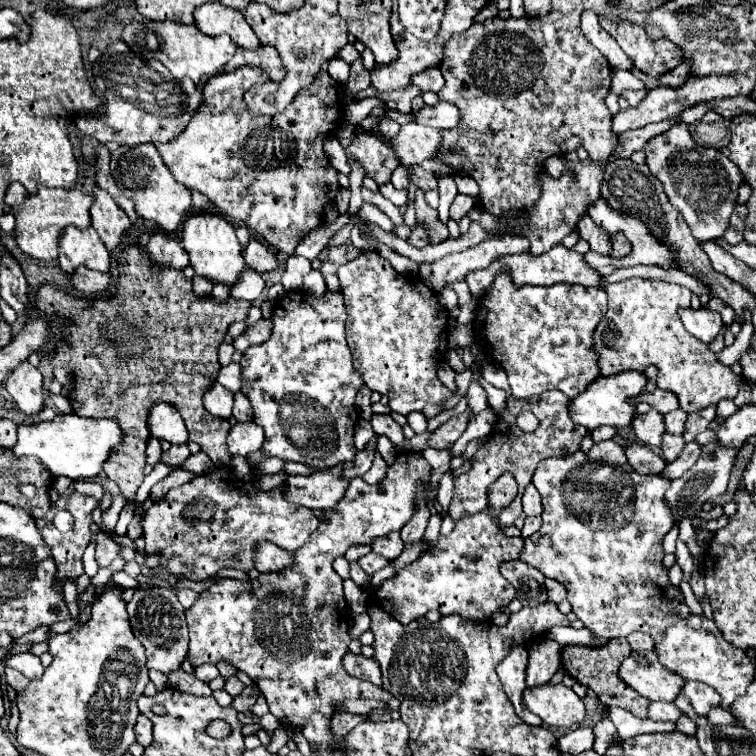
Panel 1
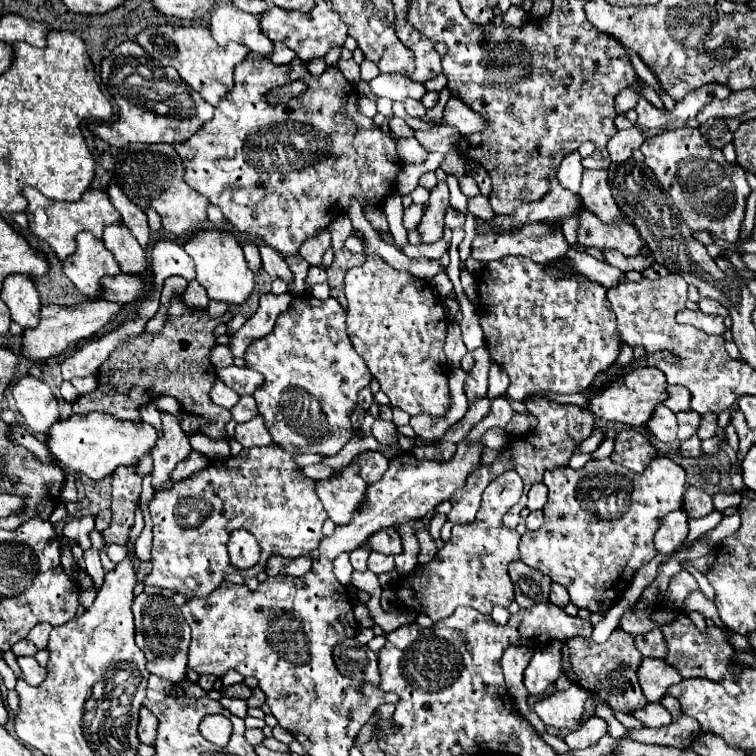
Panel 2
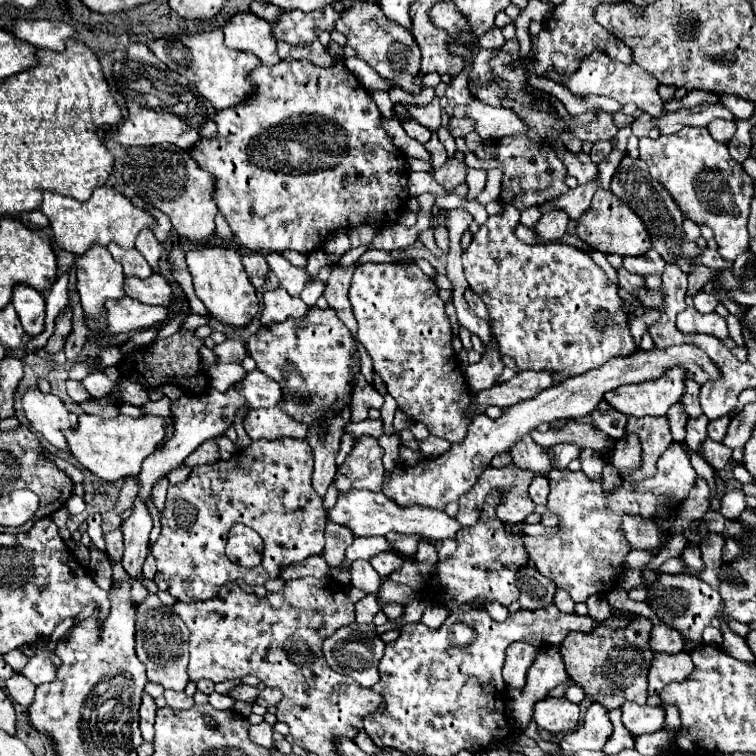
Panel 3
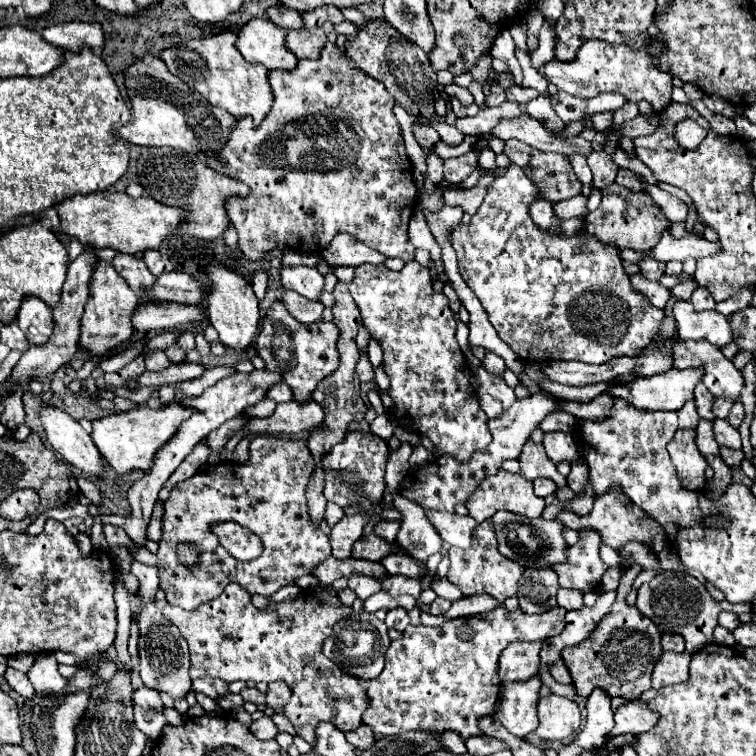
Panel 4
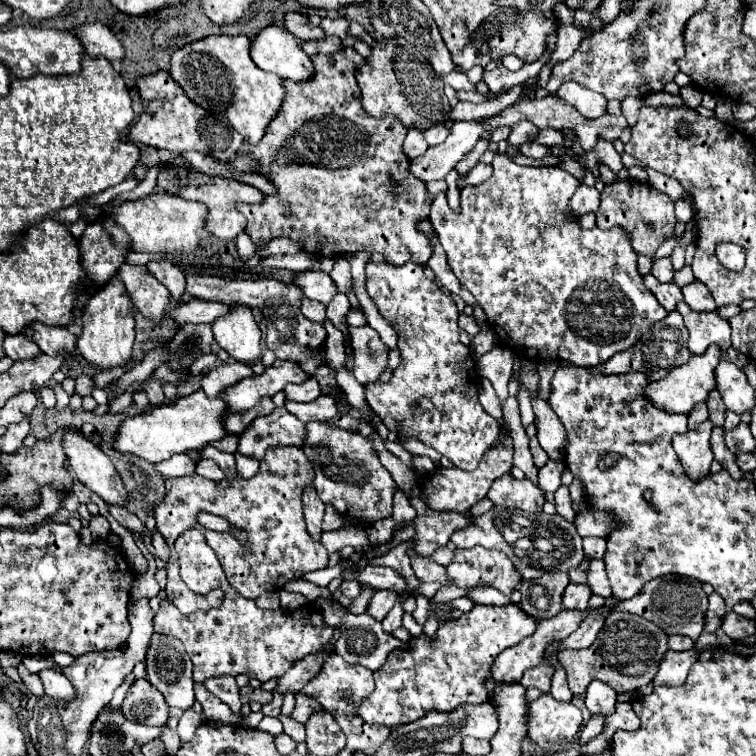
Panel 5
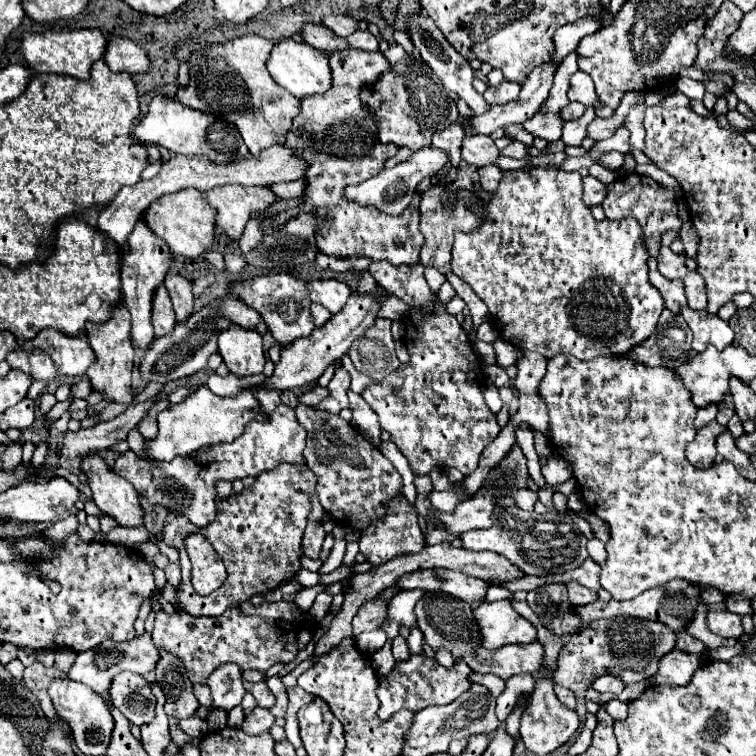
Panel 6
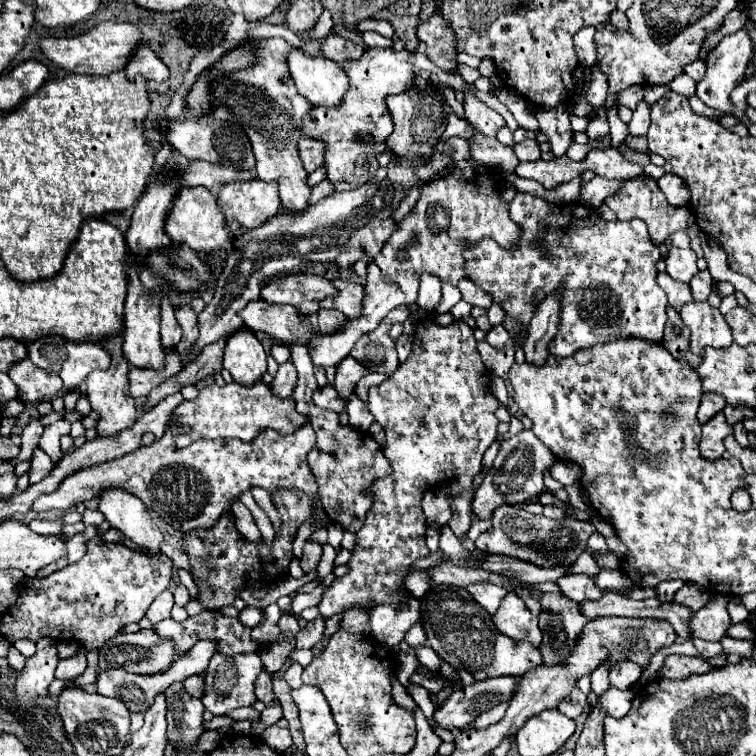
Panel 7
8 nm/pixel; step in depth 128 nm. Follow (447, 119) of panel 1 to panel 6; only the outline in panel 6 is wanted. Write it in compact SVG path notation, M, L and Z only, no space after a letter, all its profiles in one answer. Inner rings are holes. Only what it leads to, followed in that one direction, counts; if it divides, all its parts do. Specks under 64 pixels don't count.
M576 50L570 52L558 68L560 70L554 76L554 86L548 94L548 100L542 104L542 110L536 112L536 116L532 116L532 120L524 122L524 128L532 136L540 136L548 142L560 140L560 136L562 136L564 120L560 120L560 108L564 108L564 104L570 104L566 92L570 86L570 76L578 70L578 52Z

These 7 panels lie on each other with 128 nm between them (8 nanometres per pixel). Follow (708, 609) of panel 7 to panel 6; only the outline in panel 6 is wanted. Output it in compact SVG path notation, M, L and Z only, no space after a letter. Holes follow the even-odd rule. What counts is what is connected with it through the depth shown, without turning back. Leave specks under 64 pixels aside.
M710 610L706 620L708 620L708 628L714 634L724 636L724 638L738 638L744 632L740 616L734 612L728 612L728 610L720 610L720 612Z

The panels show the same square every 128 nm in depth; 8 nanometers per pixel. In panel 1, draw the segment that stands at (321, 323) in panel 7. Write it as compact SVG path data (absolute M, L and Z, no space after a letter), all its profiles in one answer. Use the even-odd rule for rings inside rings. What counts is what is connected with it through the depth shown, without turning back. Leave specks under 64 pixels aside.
M272 316L270 318L260 318L254 326L248 326L238 338L234 338L234 348L238 352L246 352L246 348L266 342L270 332L272 332Z

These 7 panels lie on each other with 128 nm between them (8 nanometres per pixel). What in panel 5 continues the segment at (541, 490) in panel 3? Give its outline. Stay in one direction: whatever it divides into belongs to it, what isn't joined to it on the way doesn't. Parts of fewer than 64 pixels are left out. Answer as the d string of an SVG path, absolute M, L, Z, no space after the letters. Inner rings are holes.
M548 460L546 466L540 468L540 474L538 474L538 484L540 488L550 494L550 492L556 492L558 486L560 486L560 476L562 472L566 470L566 464L562 460Z

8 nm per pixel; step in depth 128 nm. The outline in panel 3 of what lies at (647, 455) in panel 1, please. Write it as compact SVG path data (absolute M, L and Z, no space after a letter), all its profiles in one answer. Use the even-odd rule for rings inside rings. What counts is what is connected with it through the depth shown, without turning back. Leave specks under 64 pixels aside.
M626 436L624 440L616 442L616 448L612 452L610 464L618 470L634 470L640 466L640 444L636 436Z

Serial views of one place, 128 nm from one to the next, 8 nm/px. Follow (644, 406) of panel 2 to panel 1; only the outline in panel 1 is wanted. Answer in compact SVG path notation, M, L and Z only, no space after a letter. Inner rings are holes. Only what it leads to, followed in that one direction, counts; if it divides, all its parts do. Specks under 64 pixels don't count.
M636 370L618 372L612 376L600 376L586 388L584 394L570 400L570 416L576 424L586 426L588 430L594 430L604 424L614 428L626 428L632 424L632 416L636 416L636 406L632 400L640 396L640 392L644 392L646 384L648 384L648 378Z

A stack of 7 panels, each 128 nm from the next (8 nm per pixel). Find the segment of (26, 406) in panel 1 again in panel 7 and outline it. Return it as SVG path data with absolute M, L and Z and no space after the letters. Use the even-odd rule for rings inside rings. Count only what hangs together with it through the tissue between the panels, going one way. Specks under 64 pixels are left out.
M110 488L100 498L100 512L112 528L118 528L134 544L148 550L160 550L164 534L136 496L130 496L122 488Z

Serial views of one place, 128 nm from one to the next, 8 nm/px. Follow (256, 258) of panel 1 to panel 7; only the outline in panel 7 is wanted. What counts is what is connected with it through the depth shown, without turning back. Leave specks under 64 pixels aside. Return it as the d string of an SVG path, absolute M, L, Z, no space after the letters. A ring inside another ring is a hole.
M336 278L334 284L336 284L336 288L340 290L340 294L334 296L336 308L338 308L340 312L344 312L350 320L352 320L352 318L358 318L360 312L362 312L364 286L362 286L362 284L356 284L356 282L346 282L346 280L340 280L340 278Z

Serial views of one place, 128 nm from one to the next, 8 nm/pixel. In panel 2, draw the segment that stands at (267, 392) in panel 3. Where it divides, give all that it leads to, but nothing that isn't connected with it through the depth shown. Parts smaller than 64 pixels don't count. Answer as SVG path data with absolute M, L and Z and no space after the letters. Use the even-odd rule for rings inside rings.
M234 364L224 370L218 370L218 378L222 378L224 384L230 386L240 396L244 396L244 394L252 396L256 392L256 388L260 388L260 384L264 384L264 376L260 376L260 372L250 370L250 368L238 368Z

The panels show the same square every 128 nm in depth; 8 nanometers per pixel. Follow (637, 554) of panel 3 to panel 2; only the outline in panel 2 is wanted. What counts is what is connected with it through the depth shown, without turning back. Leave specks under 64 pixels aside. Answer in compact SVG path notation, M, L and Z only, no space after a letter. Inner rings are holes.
M676 510L664 516L662 524L655 533L654 544L658 554L668 556L672 550L676 550L688 536L688 518L686 512Z

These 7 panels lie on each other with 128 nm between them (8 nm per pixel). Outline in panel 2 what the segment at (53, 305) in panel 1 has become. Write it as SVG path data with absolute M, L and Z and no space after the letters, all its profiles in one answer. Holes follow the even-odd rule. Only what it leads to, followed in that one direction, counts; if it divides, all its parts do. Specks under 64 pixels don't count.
M176 296L170 306L170 318L162 328L162 332L140 334L138 338L120 342L114 354L110 356L110 360L100 366L98 394L80 396L74 402L72 410L76 414L104 412L122 420L138 422L140 420L138 408L142 404L150 402L150 398L156 398L160 394L168 394L174 396L186 412L200 414L212 420L212 424L202 430L206 436L222 438L224 426L226 422L230 422L230 412L210 400L210 390L216 380L216 370L210 364L208 354L216 344L212 330L220 322L228 322L230 318L232 318L230 314L224 314L218 320L212 320L204 310L198 312L184 310L180 298ZM118 468L112 474L112 522L102 532L106 544L126 546L132 526L134 526L134 510L136 500L140 496L142 478L136 474L136 468Z

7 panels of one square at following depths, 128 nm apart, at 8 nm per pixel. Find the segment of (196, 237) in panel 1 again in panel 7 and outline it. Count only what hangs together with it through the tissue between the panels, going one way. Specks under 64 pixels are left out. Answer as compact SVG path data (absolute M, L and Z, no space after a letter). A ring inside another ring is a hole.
M250 330L234 332L224 350L224 368L234 382L252 386L266 374L266 352Z

